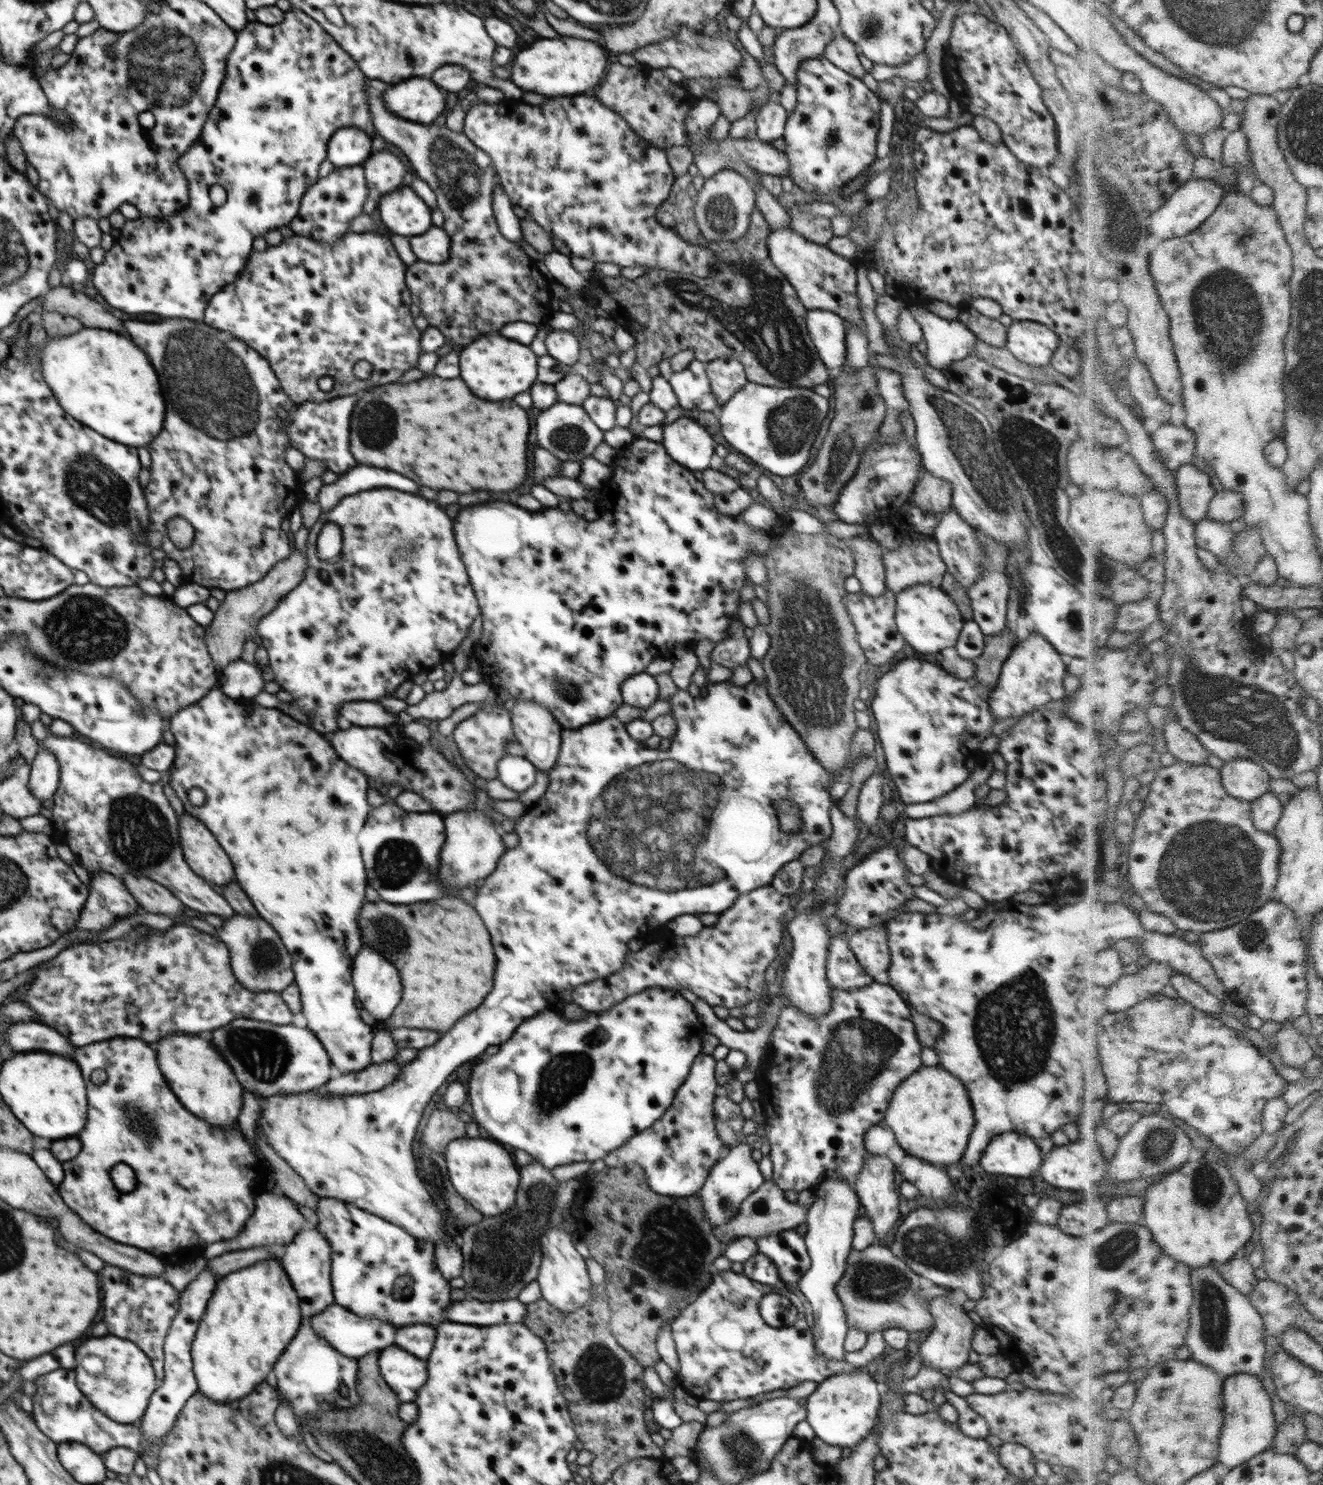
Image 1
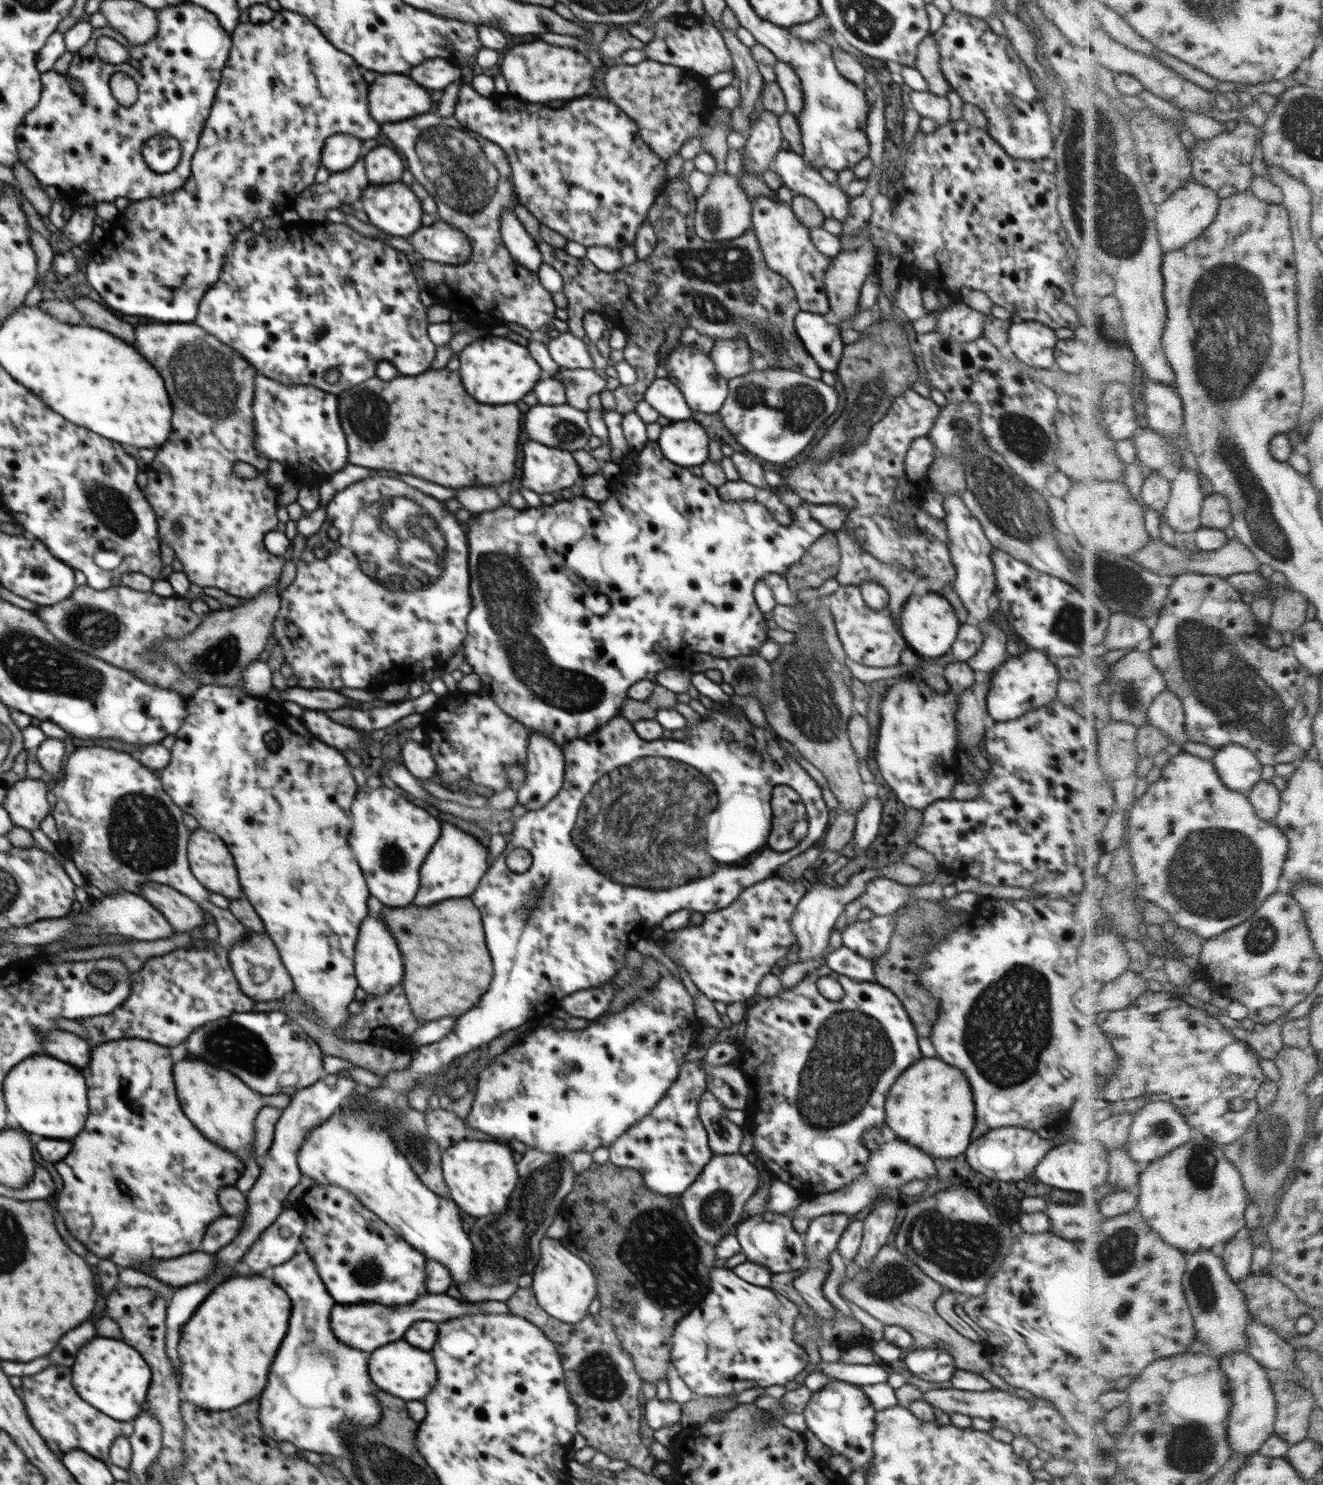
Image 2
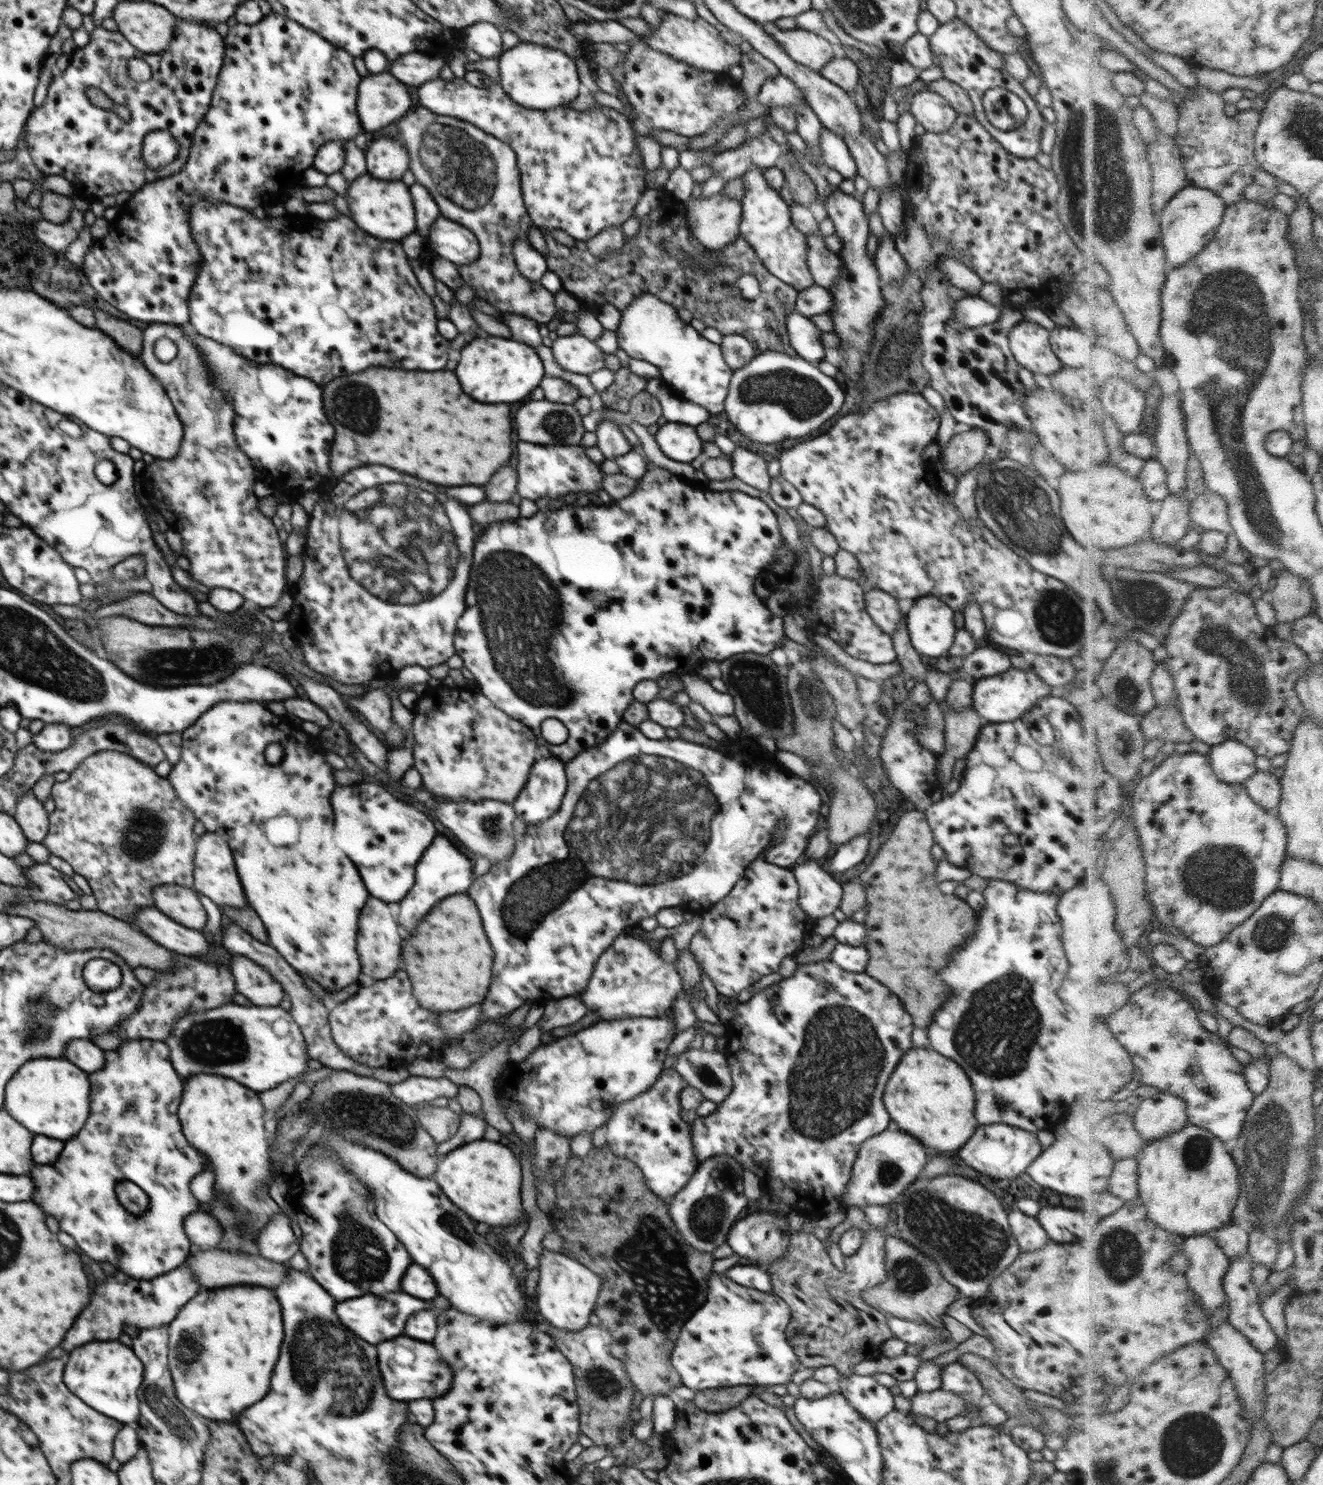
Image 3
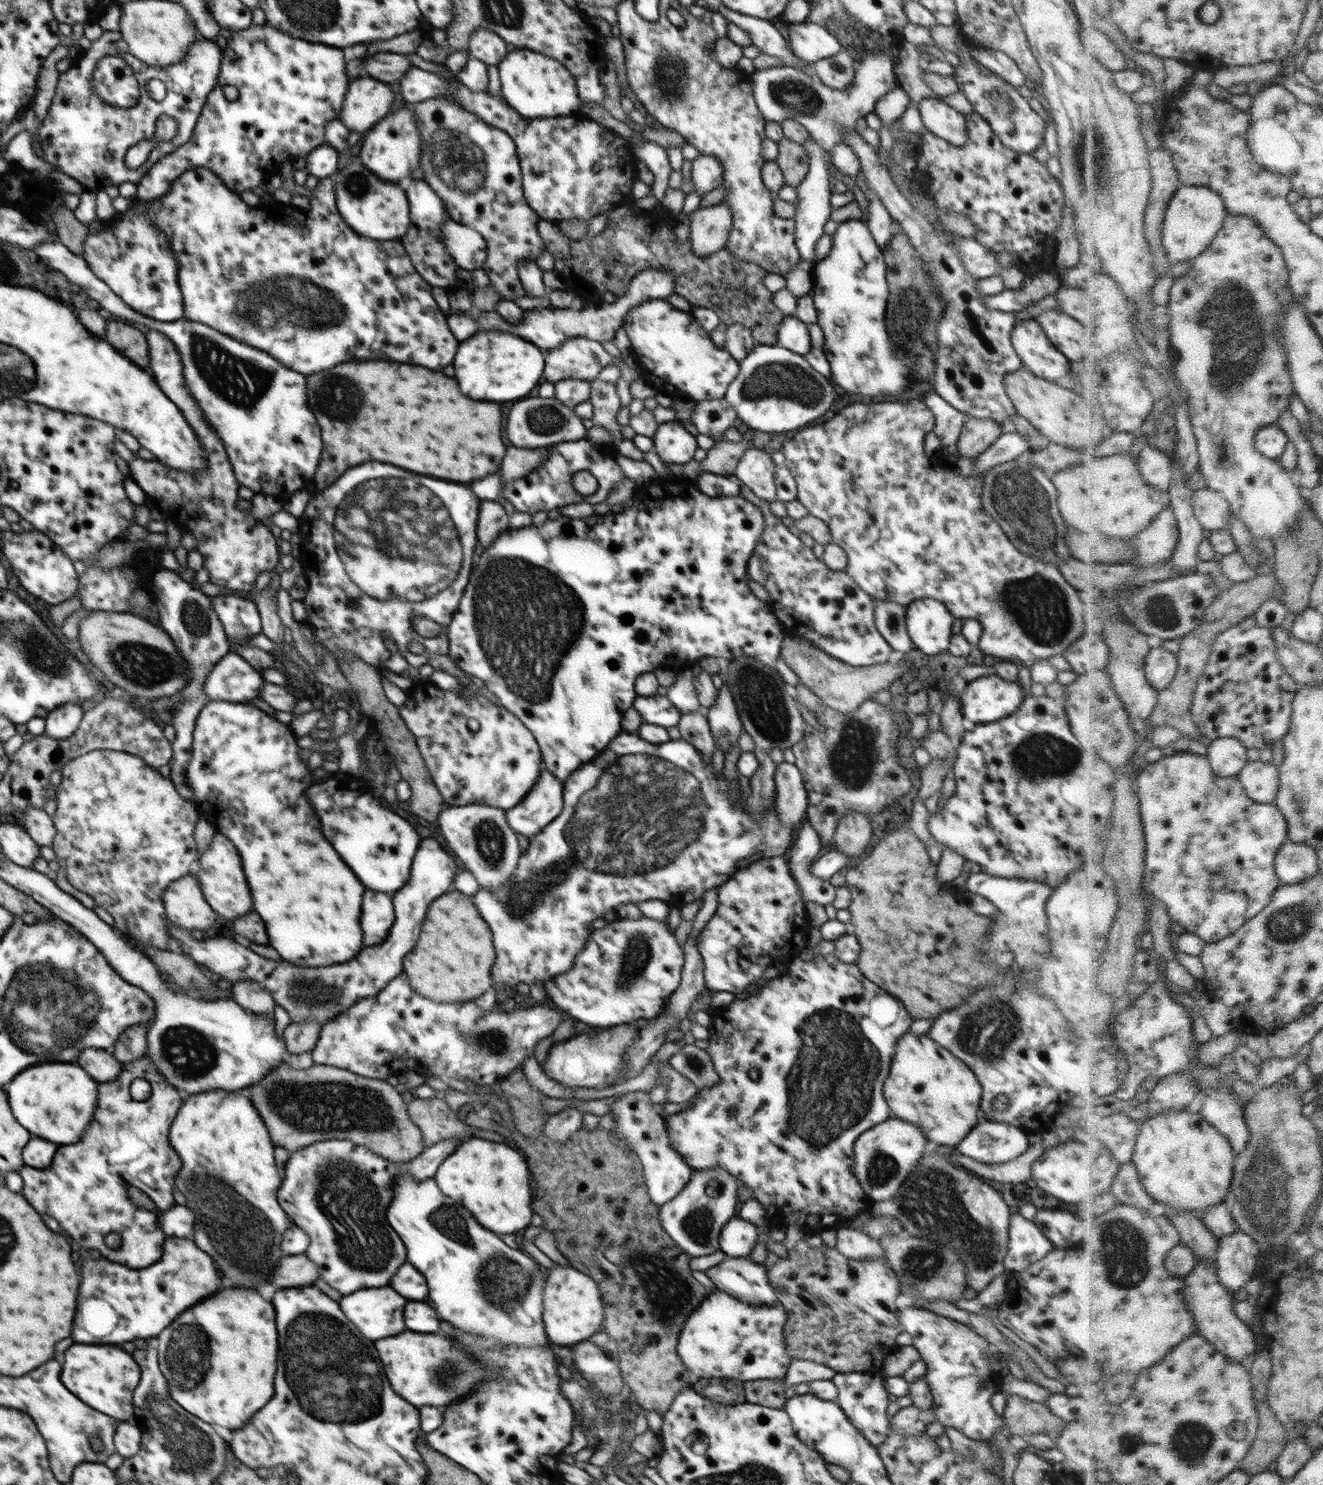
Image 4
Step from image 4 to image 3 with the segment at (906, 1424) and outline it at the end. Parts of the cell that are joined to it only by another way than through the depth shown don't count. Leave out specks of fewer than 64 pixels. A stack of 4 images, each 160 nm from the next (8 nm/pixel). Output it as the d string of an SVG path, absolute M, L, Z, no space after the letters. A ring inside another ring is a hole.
M940 1388L935 1391L918 1391L911 1398L912 1418L915 1416L925 1416L945 1422L948 1419L960 1416L967 1412L967 1402L961 1396L954 1395L953 1392Z

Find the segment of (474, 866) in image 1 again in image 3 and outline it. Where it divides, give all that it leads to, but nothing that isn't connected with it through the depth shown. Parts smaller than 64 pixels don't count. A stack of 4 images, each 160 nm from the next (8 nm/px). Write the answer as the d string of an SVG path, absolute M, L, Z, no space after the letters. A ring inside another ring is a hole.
M437 834L428 845L415 868L414 888L408 892L408 896L400 902L400 916L398 924L404 926L406 932L412 932L412 928L438 904L442 898L454 894L466 893L473 883L472 862L464 855L456 845L443 834Z

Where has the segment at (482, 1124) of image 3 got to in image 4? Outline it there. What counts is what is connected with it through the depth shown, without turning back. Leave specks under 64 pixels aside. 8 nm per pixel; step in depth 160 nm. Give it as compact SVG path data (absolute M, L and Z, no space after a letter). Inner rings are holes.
M456 1137L438 1141L408 1162L386 1160L364 1145L354 1144L350 1140L322 1140L289 1155L285 1166L286 1176L277 1190L279 1203L293 1222L309 1236L305 1254L317 1266L319 1277L328 1286L348 1296L360 1289L386 1286L392 1280L398 1268L407 1261L407 1248L386 1218L394 1194L391 1184L395 1176L408 1173L419 1181L432 1179L448 1154L464 1140Z

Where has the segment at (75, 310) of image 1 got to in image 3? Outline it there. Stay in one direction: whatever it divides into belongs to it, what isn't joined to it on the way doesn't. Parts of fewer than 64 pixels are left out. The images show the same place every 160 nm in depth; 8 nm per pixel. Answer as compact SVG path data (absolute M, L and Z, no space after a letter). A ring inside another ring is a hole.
M94 310L94 318L96 324L102 332L106 332L110 338L114 338L114 342L118 346L122 346L124 350L136 354L142 350L142 330L124 322L124 320L118 320L102 310Z

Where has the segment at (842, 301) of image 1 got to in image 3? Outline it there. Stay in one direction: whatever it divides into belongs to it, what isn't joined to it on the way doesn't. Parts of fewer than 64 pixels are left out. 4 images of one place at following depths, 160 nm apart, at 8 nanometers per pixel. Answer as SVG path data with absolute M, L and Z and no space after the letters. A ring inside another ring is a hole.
M758 167L748 169L748 173L742 175L742 178L745 182L745 195L741 199L740 238L748 242L762 264L776 278L793 286L797 291L810 288L815 284L815 280L807 263L807 238L792 222L791 206L780 197L779 191L767 183Z

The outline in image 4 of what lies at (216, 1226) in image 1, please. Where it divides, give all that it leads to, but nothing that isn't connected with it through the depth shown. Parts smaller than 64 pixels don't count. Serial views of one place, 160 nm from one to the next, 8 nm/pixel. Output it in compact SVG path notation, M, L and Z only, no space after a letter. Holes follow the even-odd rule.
M142 1055L130 1063L121 1063L122 1068L116 1080L98 1082L98 1108L92 1124L88 1124L84 1138L76 1144L60 1146L56 1150L54 1162L50 1168L35 1169L24 1165L18 1172L22 1176L22 1196L41 1214L56 1218L60 1226L88 1250L99 1250L102 1256L112 1262L123 1264L132 1270L148 1268L160 1260L166 1234L159 1225L159 1215L174 1206L176 1200L172 1195L177 1172L182 1168L180 1156L169 1141L169 1130L182 1106L182 1094L176 1087L165 1081L156 1065L149 1061L148 1055ZM136 1078L143 1078L150 1083L151 1094L146 1100L136 1101L130 1096L130 1083ZM127 1186L136 1186L145 1192L156 1205L156 1209L138 1208L129 1197ZM110 1232L120 1234L121 1245L118 1249L109 1248L104 1238Z

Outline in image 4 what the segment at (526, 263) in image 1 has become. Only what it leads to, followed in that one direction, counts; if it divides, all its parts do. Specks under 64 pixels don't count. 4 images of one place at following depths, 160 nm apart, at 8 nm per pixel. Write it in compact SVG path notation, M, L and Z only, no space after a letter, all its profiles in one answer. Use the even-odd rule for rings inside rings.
M439 96L413 103L413 113L424 148L419 166L424 170L424 180L442 199L447 215L458 224L477 230L487 244L487 259L483 271L488 275L501 300L514 301L526 296L526 289L519 279L518 266L523 260L536 260L545 248L539 233L541 218L526 202L521 181L521 163L514 141L499 128L488 126L455 102L454 96Z

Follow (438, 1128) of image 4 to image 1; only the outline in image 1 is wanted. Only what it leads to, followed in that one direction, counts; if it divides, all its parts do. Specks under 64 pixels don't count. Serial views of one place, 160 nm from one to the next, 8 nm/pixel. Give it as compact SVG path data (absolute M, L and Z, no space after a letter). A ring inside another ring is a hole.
M439 1106L430 1114L421 1140L430 1150L443 1154L447 1144L466 1136L466 1123L457 1116L456 1110Z

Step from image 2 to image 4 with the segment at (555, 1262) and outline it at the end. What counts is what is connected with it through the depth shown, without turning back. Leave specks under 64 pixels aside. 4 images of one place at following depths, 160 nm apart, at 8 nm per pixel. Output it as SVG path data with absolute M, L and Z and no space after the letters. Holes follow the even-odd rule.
M555 1263L553 1267L549 1268L547 1282L543 1286L543 1323L550 1342L571 1348L572 1345L578 1344L599 1332L603 1324L603 1316L603 1300L594 1276L587 1275L570 1265Z

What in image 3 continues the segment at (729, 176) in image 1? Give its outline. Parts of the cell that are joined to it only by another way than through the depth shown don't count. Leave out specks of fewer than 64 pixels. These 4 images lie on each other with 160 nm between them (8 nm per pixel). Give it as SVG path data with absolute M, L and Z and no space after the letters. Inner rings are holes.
M720 192L708 198L690 198L684 204L689 229L706 248L726 246L739 236L741 200Z

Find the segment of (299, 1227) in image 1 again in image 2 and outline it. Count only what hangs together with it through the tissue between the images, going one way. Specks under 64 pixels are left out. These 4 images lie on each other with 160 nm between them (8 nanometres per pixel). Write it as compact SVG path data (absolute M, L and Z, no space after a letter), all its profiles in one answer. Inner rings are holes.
M224 1214L218 1220L213 1220L208 1225L208 1230L201 1242L201 1250L214 1255L230 1244L236 1236L240 1234L241 1226L243 1226L244 1216L228 1216Z

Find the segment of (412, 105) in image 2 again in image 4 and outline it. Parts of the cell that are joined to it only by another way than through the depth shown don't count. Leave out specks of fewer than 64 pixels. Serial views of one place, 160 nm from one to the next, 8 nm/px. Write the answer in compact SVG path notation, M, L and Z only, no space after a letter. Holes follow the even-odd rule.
M368 76L358 77L348 85L340 120L350 132L365 134L390 112L392 104L390 85Z

